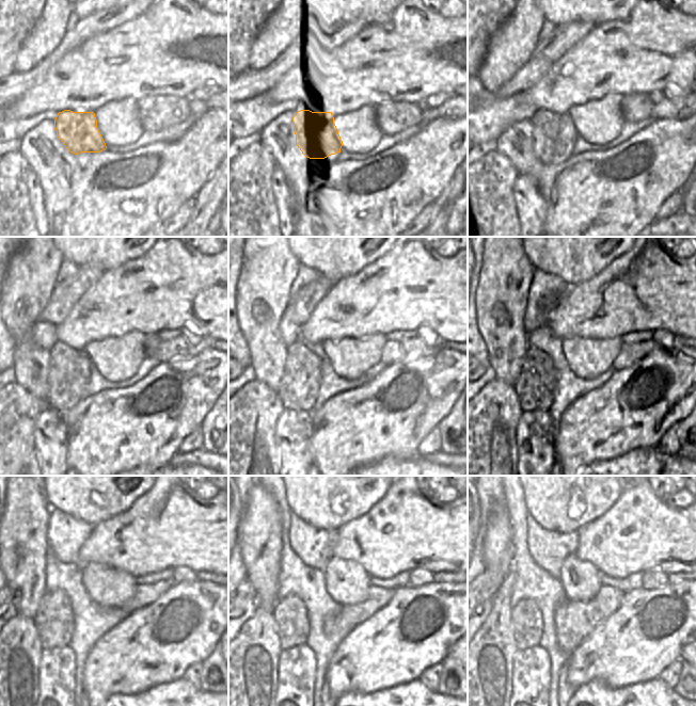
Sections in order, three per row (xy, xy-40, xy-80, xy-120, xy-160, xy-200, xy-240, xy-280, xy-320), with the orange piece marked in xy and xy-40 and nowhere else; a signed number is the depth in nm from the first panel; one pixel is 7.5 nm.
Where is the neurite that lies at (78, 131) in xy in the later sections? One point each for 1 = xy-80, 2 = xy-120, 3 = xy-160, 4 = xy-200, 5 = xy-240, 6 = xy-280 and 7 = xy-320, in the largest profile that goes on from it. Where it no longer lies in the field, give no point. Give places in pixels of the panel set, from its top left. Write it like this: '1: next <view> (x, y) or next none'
1: next xy-80 (554, 134)
2: next xy-120 (68, 373)
3: next xy-160 (301, 379)
4: next xy-200 (535, 386)
5: next xy-240 (54, 621)
6: next xy-280 (290, 616)
7: next xy-320 (526, 619)

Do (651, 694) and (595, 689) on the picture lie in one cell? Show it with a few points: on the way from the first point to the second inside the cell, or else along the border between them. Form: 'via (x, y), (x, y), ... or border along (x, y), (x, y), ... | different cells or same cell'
via (637, 694), (630, 692), (627, 694), (608, 694) | same cell

